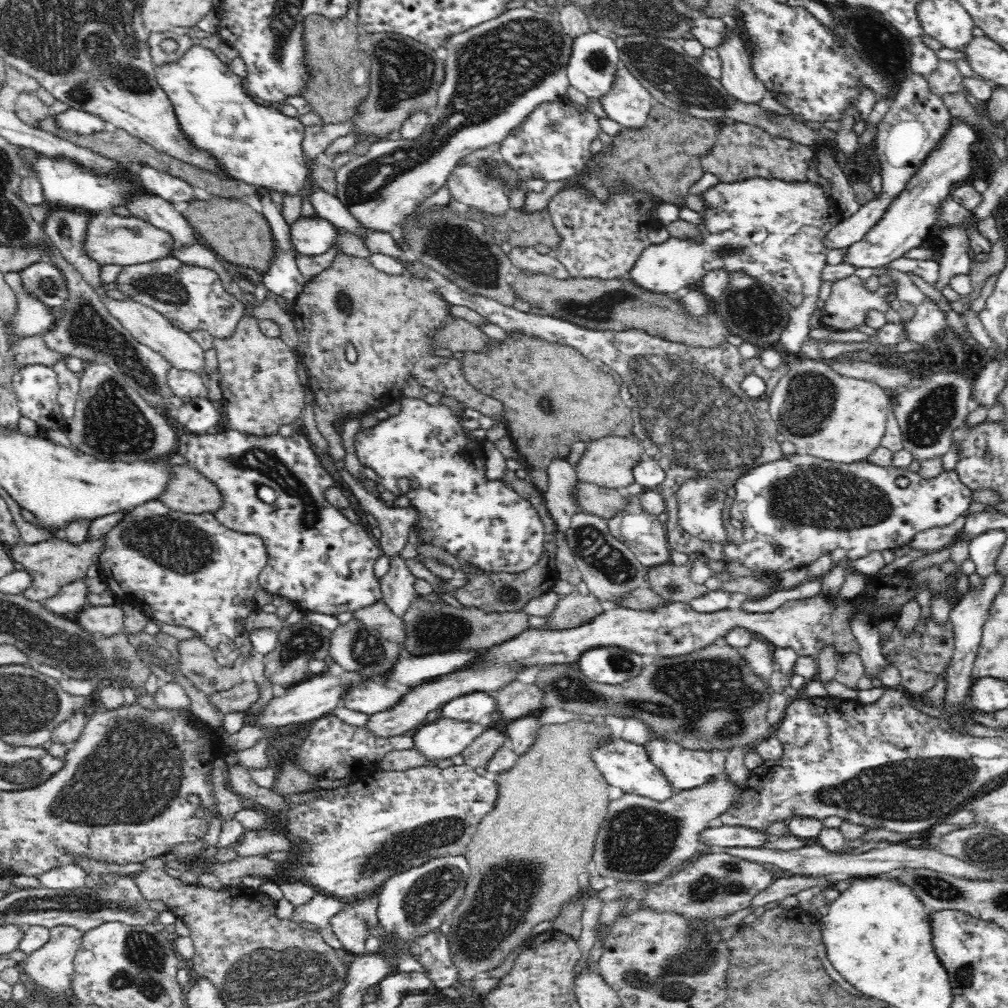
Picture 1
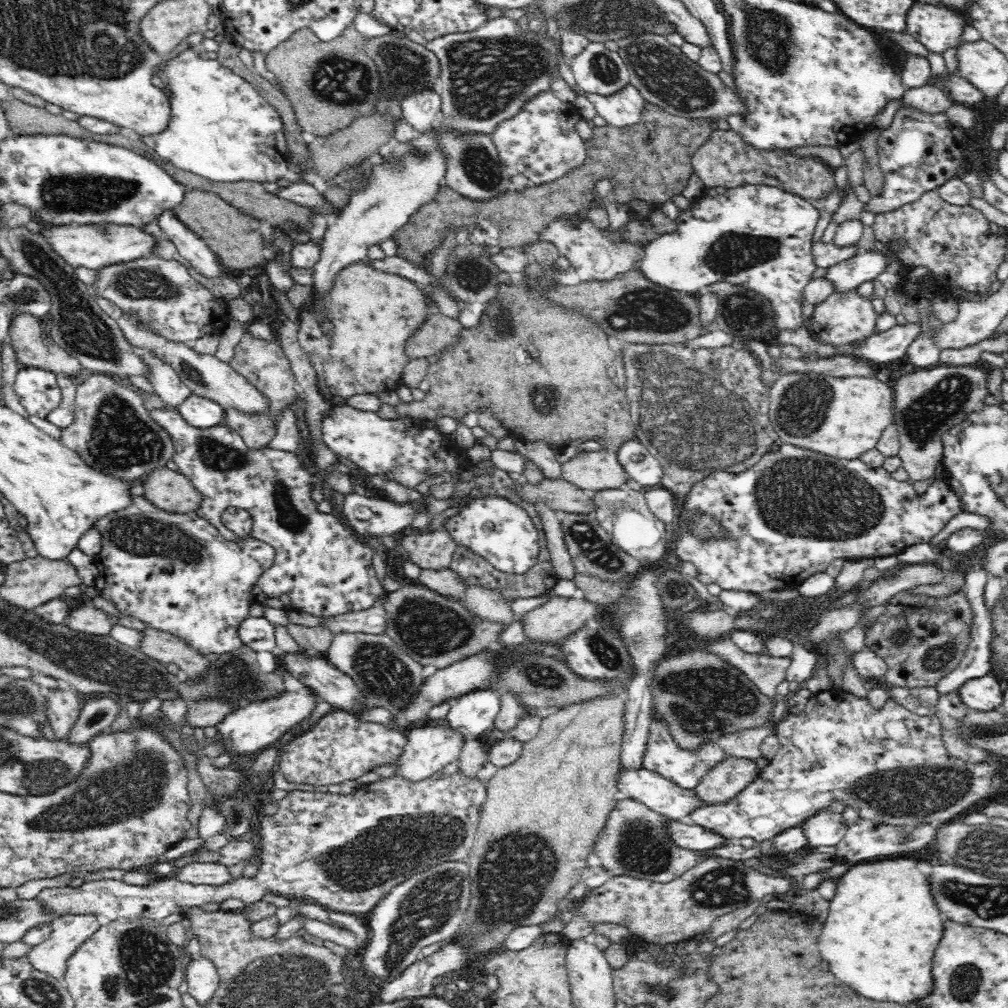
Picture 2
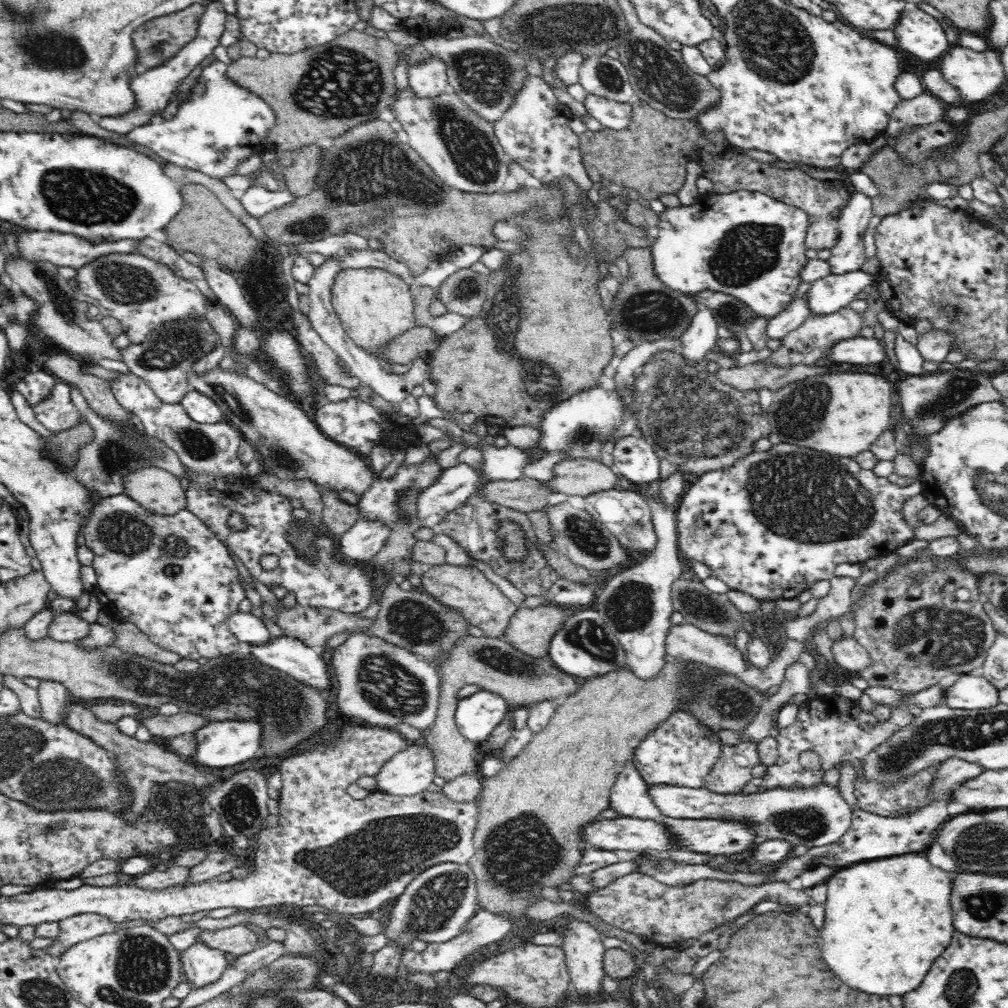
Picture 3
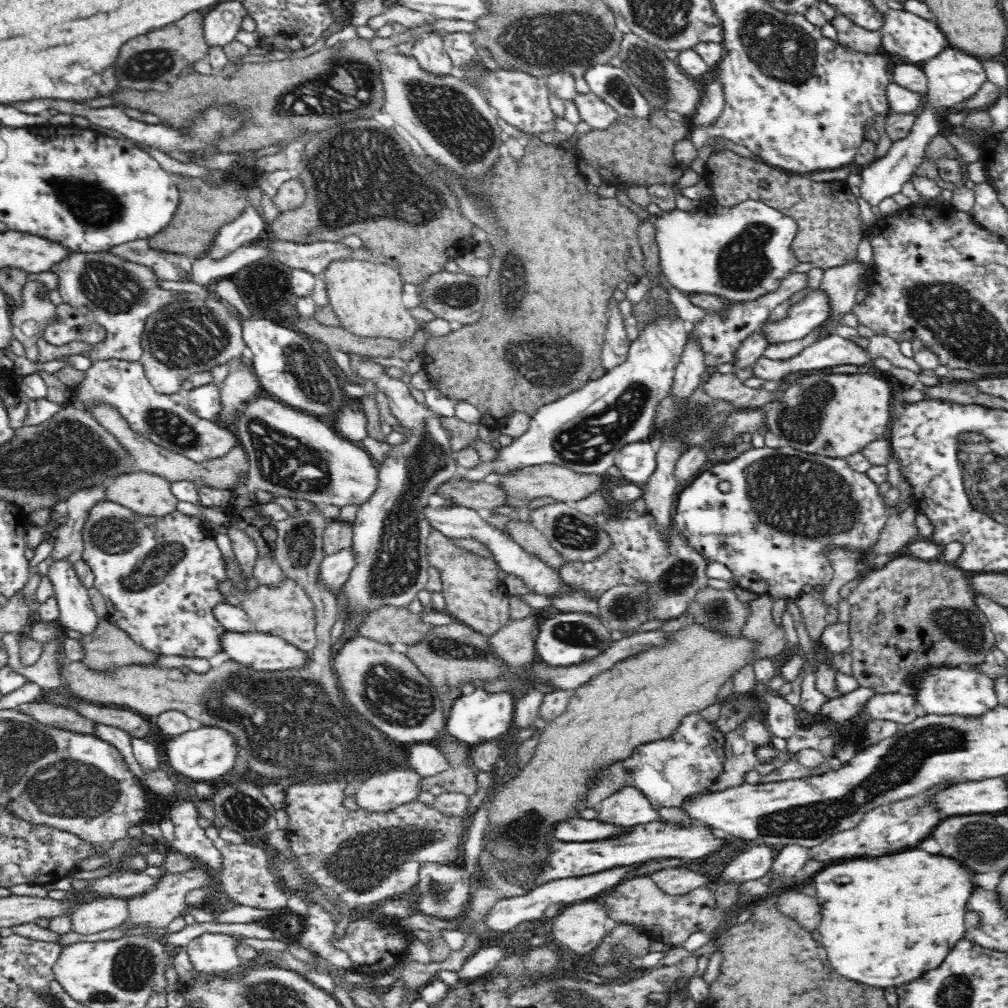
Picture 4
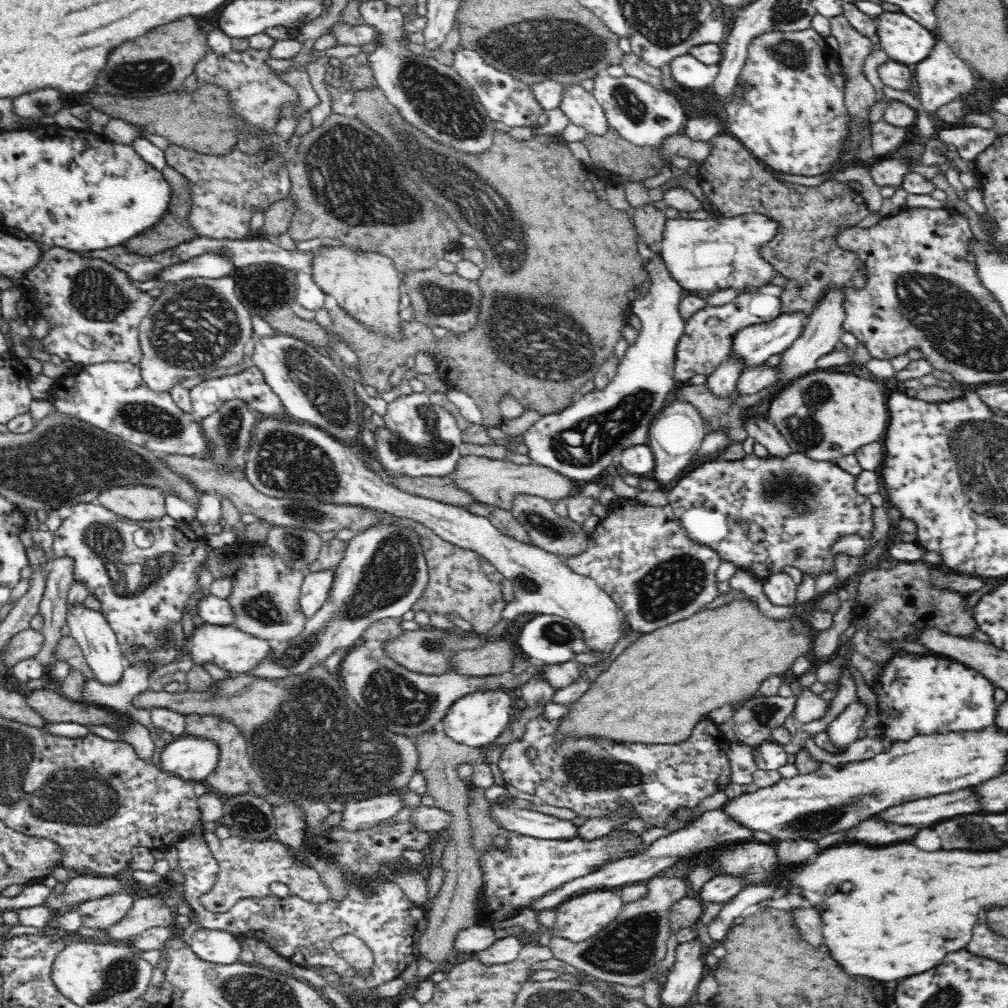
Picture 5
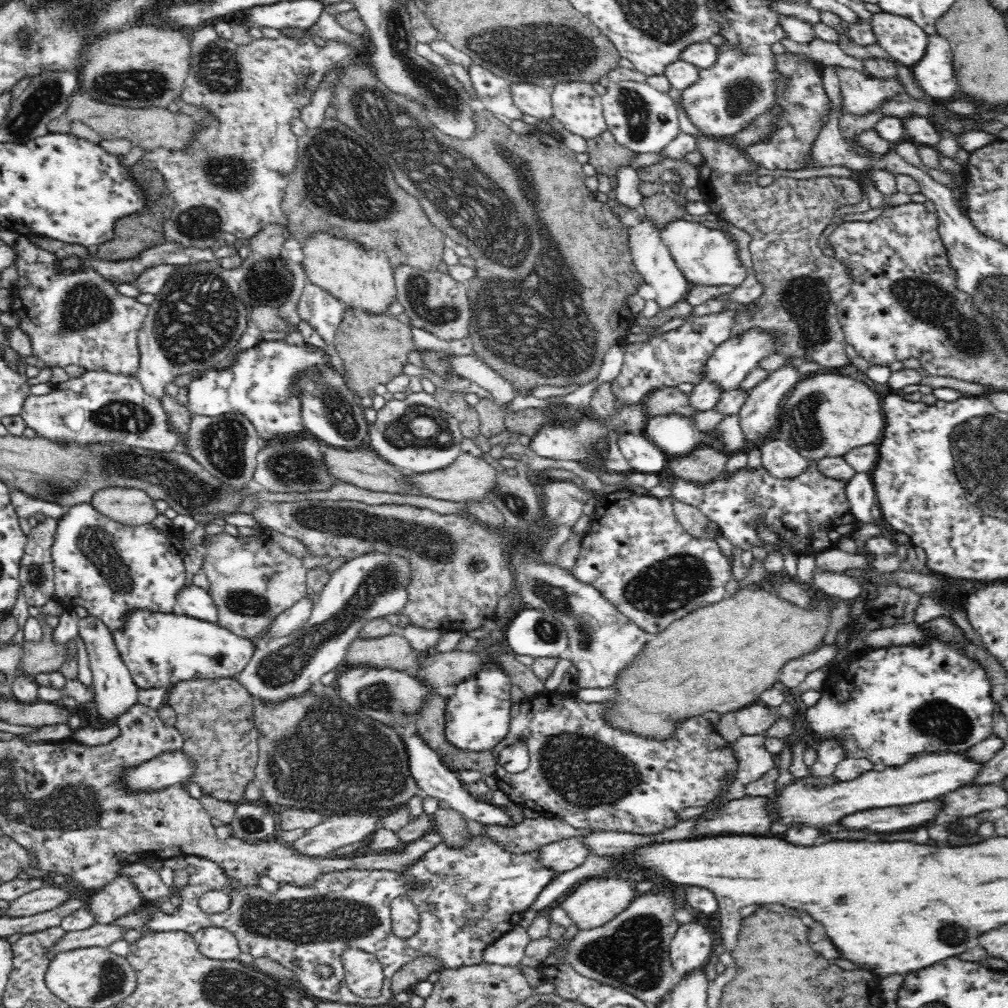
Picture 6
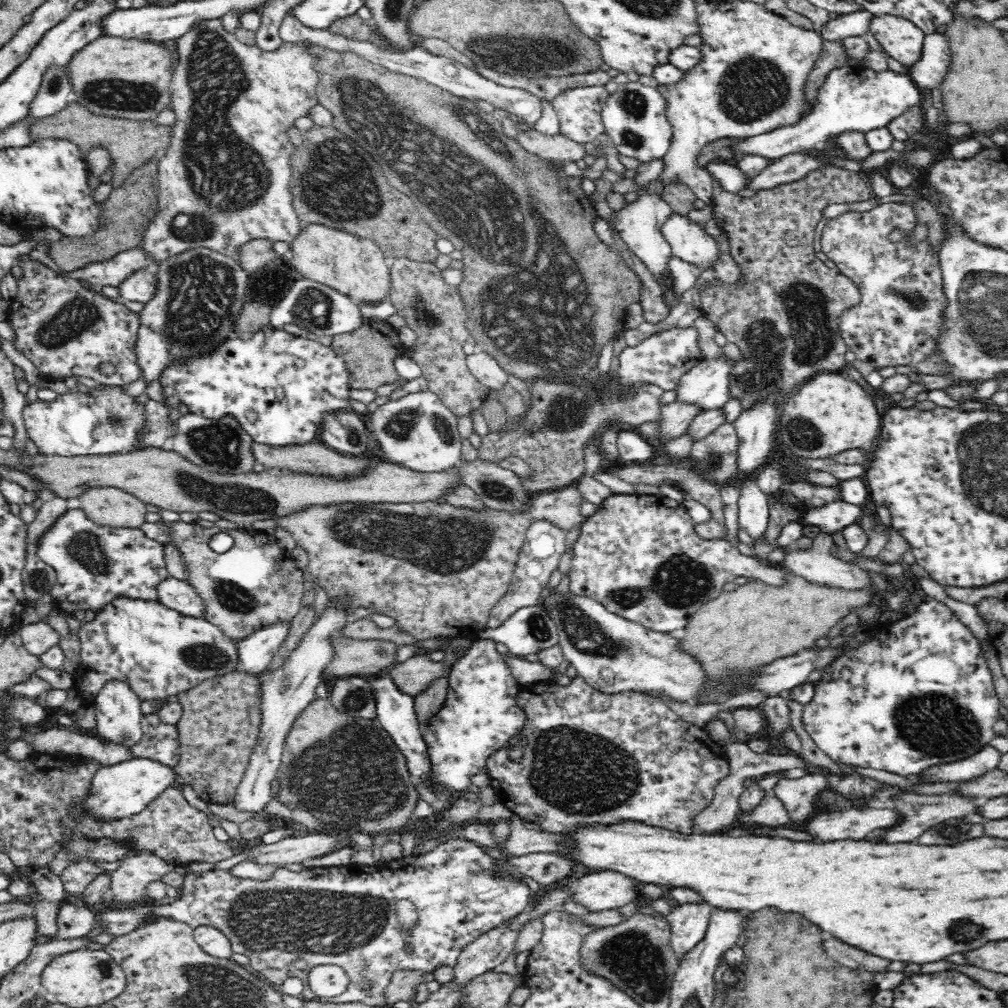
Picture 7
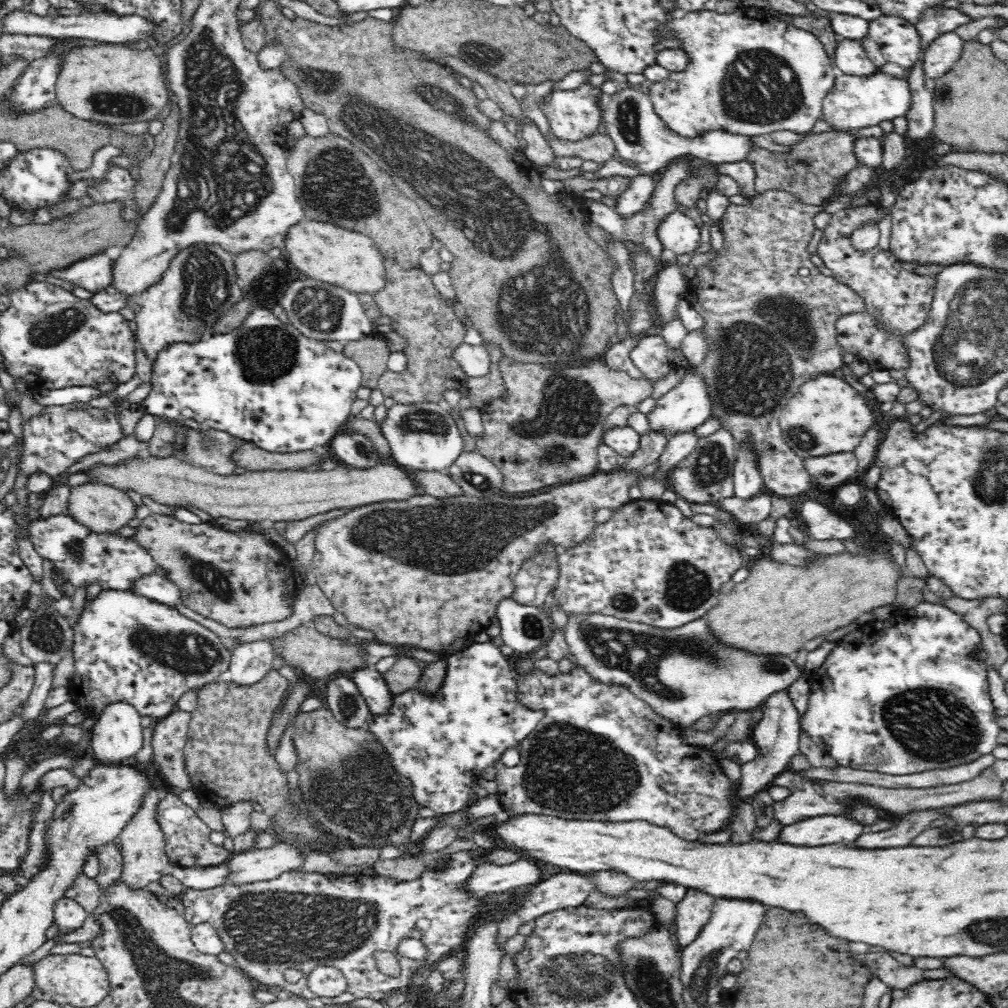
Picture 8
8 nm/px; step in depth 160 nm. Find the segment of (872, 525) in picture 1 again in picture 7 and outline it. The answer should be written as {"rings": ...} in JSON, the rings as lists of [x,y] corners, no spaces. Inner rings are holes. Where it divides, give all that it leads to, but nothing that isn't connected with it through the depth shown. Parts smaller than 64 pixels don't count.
{"rings":[[[786,480],[768,498],[772,505],[776,505],[777,502],[788,502],[788,505],[792,505],[802,517],[811,511],[842,500],[842,493],[838,488],[822,486],[806,480]]]}

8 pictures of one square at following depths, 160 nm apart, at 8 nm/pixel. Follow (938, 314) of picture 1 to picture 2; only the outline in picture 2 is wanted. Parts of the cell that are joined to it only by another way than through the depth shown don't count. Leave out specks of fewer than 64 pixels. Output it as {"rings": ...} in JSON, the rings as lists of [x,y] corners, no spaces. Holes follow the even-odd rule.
{"rings":[[[907,322],[875,333],[870,338],[856,341],[850,348],[850,354],[859,359],[866,359],[876,366],[902,358],[910,344],[922,334],[922,322]]]}

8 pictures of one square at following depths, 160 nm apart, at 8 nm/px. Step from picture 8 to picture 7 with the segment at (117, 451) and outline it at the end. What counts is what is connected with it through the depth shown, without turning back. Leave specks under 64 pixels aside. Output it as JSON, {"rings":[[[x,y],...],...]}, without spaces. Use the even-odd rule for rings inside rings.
{"rings":[[[148,400],[146,402],[146,417],[148,424],[142,430],[140,445],[142,448],[156,447],[160,448],[168,438],[172,438],[177,433],[177,423],[170,417],[170,407],[166,403],[157,400]]]}

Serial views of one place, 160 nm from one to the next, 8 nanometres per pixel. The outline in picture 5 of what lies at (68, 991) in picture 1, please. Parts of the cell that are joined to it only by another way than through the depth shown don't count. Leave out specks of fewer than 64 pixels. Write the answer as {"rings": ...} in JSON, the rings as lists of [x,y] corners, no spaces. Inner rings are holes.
{"rings":[[[122,892],[99,899],[87,900],[76,906],[82,919],[84,928],[107,930],[110,926],[120,922],[132,906],[134,897]]]}

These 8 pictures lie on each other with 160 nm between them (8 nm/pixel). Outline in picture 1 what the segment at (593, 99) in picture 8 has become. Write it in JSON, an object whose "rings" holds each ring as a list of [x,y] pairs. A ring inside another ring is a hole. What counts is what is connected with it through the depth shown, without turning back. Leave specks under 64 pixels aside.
{"rings":[[[622,62],[614,71],[614,84],[608,95],[599,100],[609,118],[630,128],[646,126],[655,104],[652,94]]]}

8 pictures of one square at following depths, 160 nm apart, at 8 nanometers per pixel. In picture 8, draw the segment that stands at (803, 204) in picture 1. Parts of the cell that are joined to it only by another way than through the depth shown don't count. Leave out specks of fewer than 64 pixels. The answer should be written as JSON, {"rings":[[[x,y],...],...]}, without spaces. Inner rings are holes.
{"rings":[[[676,211],[658,226],[658,237],[664,247],[679,254],[694,254],[702,246],[702,234],[693,219]]]}

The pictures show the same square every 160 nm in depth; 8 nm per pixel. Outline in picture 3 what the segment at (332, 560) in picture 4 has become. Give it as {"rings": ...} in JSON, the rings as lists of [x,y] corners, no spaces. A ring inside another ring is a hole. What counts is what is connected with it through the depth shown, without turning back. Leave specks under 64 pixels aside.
{"rings":[[[358,511],[356,522],[339,539],[340,555],[345,560],[366,563],[387,546],[391,533],[391,526],[383,520],[369,520]]]}

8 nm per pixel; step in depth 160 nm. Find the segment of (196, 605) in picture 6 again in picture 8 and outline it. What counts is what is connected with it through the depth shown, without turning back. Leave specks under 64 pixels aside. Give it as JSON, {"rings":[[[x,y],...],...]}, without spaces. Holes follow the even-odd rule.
{"rings":[[[158,575],[146,576],[137,581],[134,592],[170,608],[176,608],[176,606],[184,604],[182,589],[172,580]]]}

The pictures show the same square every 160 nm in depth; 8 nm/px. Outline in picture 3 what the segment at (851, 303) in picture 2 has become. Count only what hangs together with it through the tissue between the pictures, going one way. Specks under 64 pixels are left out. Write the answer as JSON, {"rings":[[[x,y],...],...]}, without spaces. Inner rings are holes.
{"rings":[[[850,306],[831,313],[816,313],[812,311],[802,326],[790,331],[782,340],[778,350],[772,352],[762,363],[776,363],[778,365],[791,365],[792,363],[812,364],[824,361],[830,350],[848,338],[856,338],[864,326],[864,316]]]}

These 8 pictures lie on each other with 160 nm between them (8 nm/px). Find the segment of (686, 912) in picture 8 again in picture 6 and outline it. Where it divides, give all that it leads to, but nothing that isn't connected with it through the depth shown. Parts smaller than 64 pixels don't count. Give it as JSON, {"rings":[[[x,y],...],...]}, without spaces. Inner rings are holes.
{"rings":[[[693,918],[680,924],[669,952],[678,982],[694,975],[696,970],[704,969],[713,951],[711,932],[702,921]]]}

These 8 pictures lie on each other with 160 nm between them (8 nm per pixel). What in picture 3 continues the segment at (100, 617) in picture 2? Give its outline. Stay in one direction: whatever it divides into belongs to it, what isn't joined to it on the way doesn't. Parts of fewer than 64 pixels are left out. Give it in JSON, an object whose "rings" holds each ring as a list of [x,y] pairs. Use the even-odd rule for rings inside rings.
{"rings":[[[76,611],[60,612],[52,620],[48,636],[59,642],[78,642],[90,635],[90,628],[92,628],[92,623],[84,620]]]}

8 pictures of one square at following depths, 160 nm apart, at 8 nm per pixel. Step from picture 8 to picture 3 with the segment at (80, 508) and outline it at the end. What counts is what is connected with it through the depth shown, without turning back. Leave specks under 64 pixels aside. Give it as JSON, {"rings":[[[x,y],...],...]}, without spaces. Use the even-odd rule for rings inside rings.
{"rings":[[[142,468],[128,474],[126,493],[143,508],[164,516],[187,509],[187,495],[180,478],[163,468]]]}

